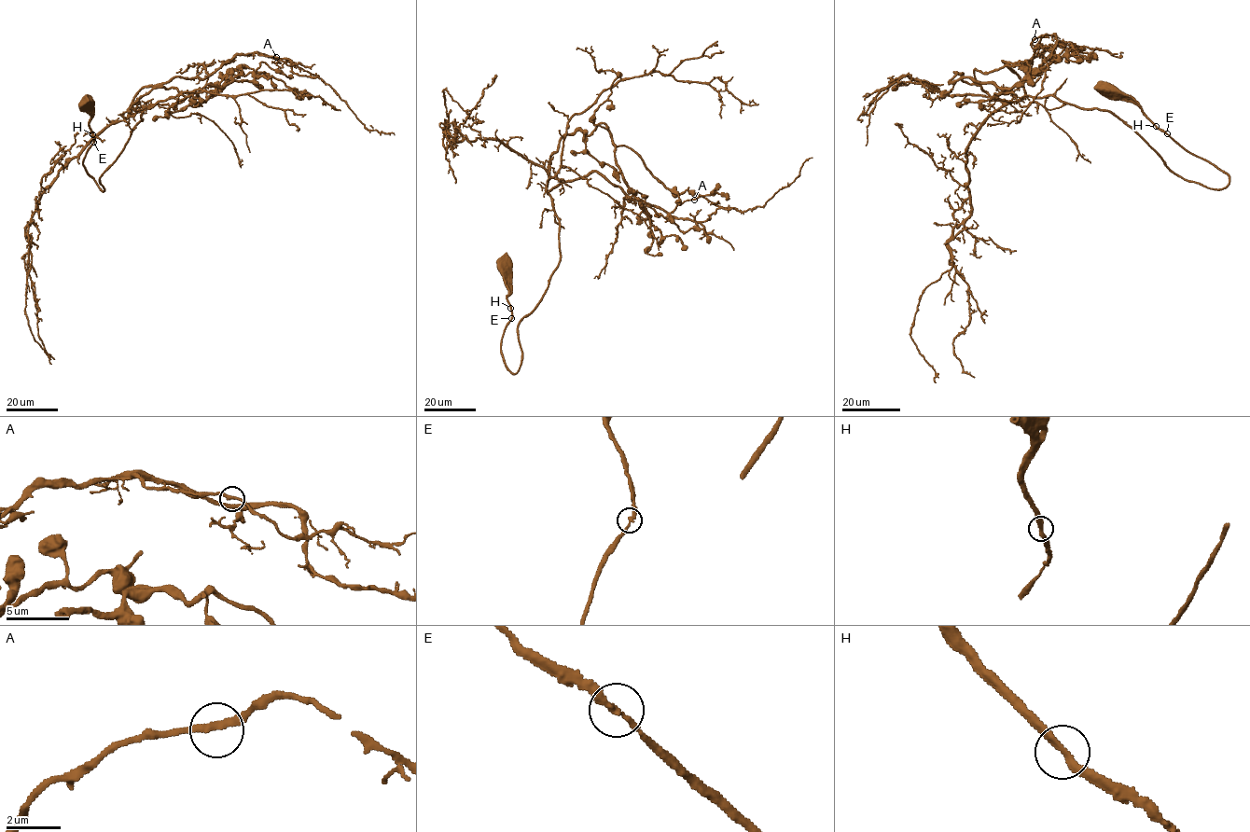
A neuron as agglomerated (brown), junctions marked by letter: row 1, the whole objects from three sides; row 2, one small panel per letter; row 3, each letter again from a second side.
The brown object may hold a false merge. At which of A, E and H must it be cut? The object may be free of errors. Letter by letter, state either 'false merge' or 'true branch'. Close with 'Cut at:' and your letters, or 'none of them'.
A: true branch
E: true branch
H: true branch
Cut at: none of them

